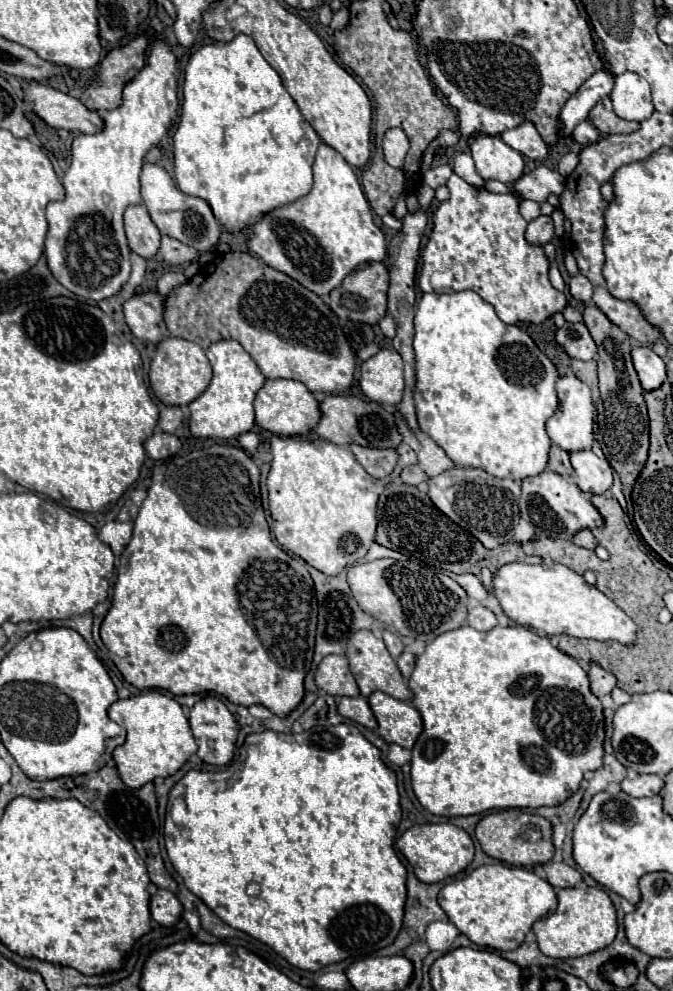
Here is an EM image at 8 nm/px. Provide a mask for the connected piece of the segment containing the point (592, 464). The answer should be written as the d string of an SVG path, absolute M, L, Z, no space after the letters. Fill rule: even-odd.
M590 448L584 452L572 452L570 462L574 468L574 480L578 488L588 494L604 494L612 486L612 468L606 458L598 458Z

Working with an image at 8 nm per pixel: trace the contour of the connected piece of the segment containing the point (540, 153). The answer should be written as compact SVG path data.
M524 122L514 130L506 130L502 134L502 140L516 152L528 156L530 160L544 160L548 154L548 146L530 122Z

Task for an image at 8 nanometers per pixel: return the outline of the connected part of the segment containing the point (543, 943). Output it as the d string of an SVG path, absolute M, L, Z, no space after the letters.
M580 884L576 888L564 888L558 890L558 908L554 914L536 920L534 924L534 934L538 940L538 946L542 950L542 954L546 954L550 958L576 958L586 956L590 952L596 952L600 948L606 948L608 944L612 944L612 940L616 938L618 932L618 918L616 918L616 908L610 900L610 896L604 892L604 888L598 886L586 886Z

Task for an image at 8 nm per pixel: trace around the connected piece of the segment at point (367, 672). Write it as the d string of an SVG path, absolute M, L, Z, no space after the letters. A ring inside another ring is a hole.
M364 630L364 632L356 632L356 636L352 636L352 640L348 642L348 662L350 662L350 672L354 672L354 678L356 678L356 684L360 688L360 694L362 696L370 696L372 692L380 690L392 698L398 698L402 702L412 702L414 694L412 690L408 688L406 680L402 678L398 666L396 666L396 660L390 656L390 652L386 650L386 644L382 640L378 640L372 632Z

